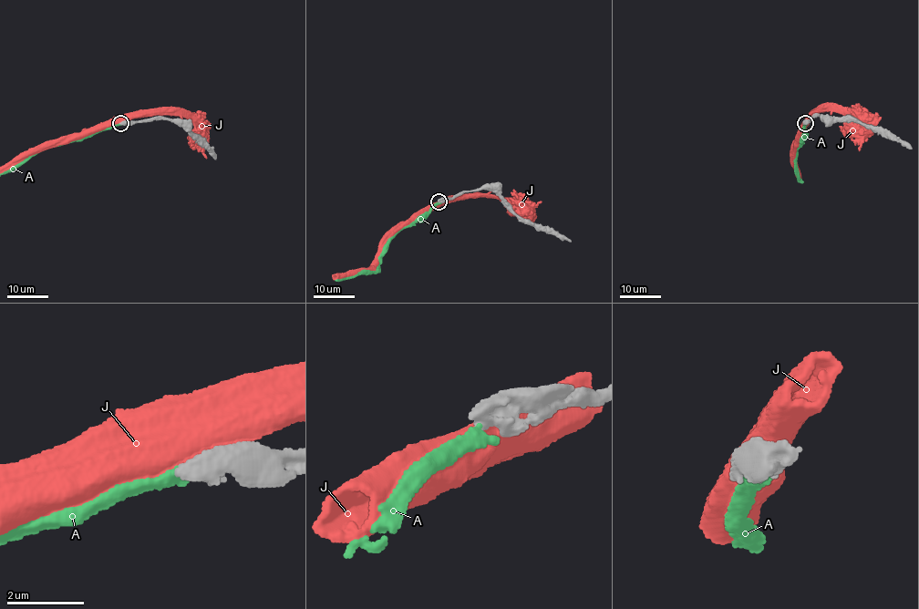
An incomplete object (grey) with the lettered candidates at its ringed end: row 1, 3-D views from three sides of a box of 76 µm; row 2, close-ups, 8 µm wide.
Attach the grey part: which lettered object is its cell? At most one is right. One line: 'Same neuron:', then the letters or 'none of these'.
Same neuron: A

